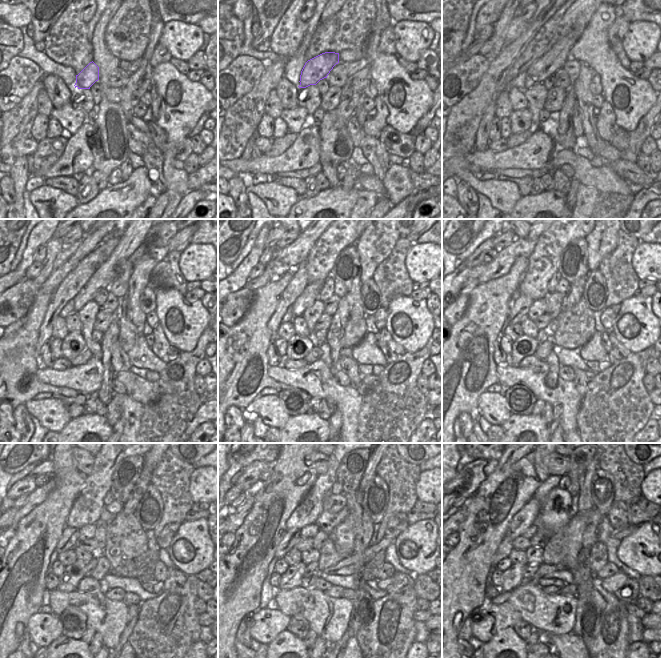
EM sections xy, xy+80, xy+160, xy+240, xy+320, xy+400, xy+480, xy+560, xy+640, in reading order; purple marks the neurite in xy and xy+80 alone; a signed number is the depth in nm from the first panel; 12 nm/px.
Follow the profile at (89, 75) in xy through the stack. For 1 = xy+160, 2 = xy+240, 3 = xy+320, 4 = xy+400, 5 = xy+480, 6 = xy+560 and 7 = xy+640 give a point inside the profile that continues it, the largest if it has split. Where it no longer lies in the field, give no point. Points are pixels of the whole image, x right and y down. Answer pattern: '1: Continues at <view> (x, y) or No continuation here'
1: Continues at xy+160 (547, 65)
2: Continues at xy+240 (104, 276)
3: Continues at xy+320 (310, 294)
4: Continues at xy+400 (520, 306)
5: Continues at xy+480 (70, 537)
6: Continues at xy+560 (290, 538)
7: Continues at xy+640 (504, 549).

